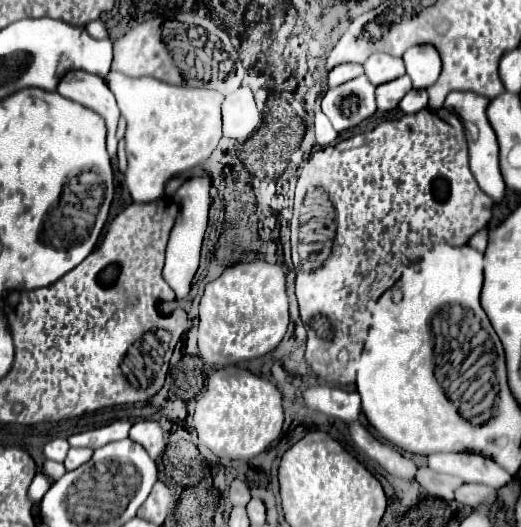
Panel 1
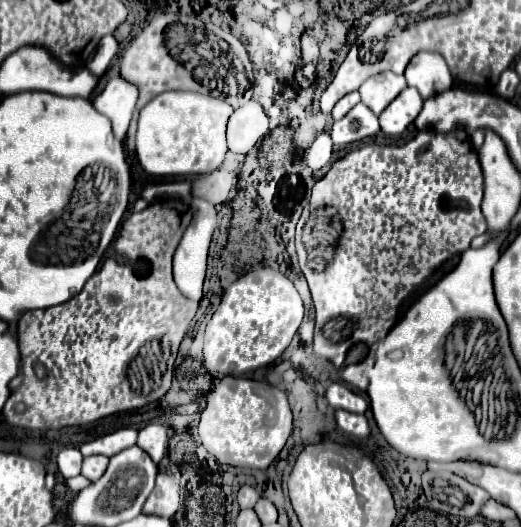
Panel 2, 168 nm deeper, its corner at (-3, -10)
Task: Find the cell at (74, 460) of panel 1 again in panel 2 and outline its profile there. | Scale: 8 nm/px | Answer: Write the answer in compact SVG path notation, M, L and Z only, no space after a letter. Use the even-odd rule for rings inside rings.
M88 456L84 458L84 464L82 464L82 476L86 476L88 480L98 480L106 468L108 468L108 456Z

